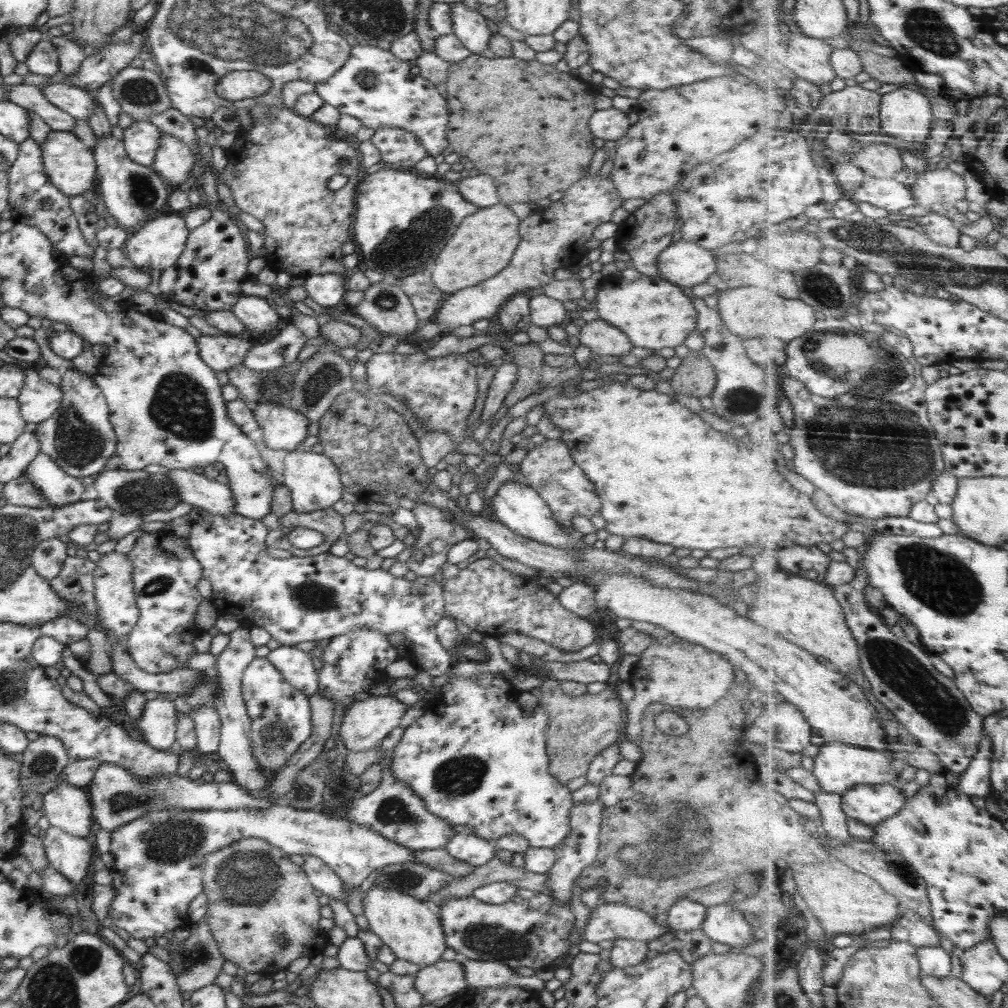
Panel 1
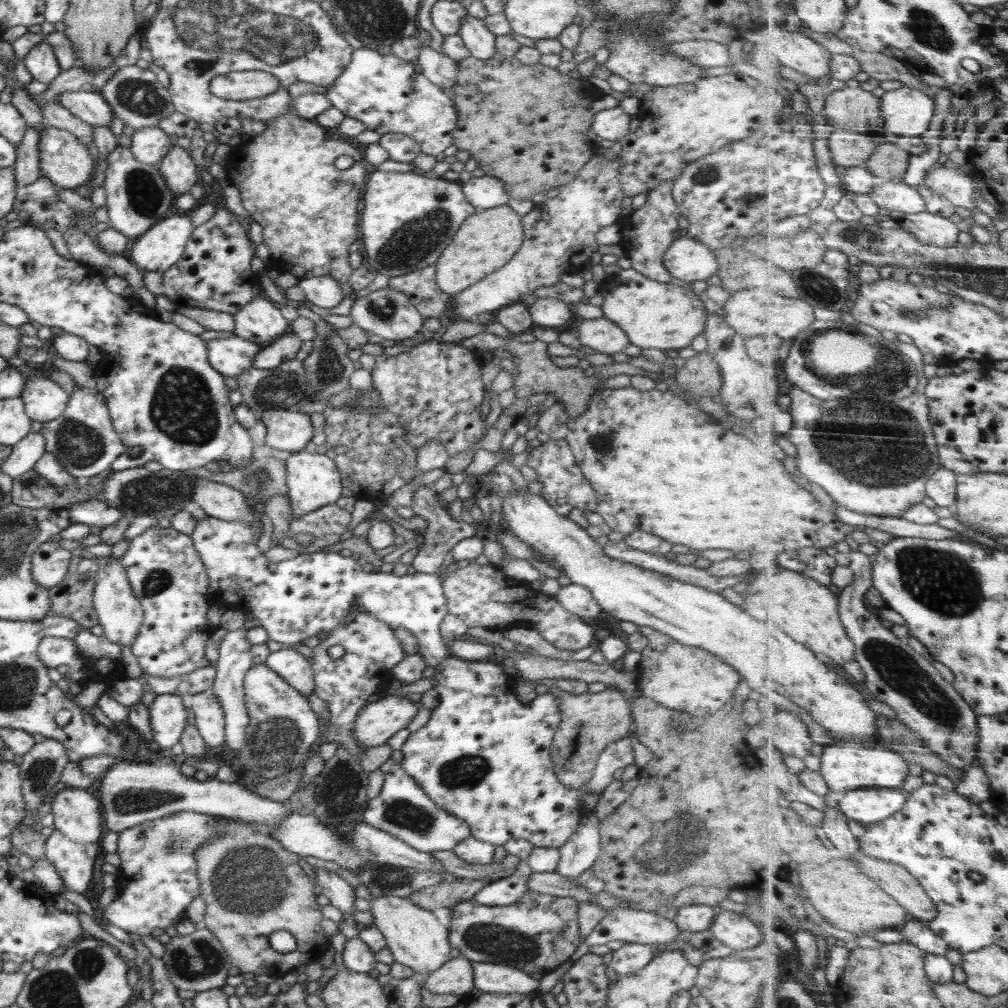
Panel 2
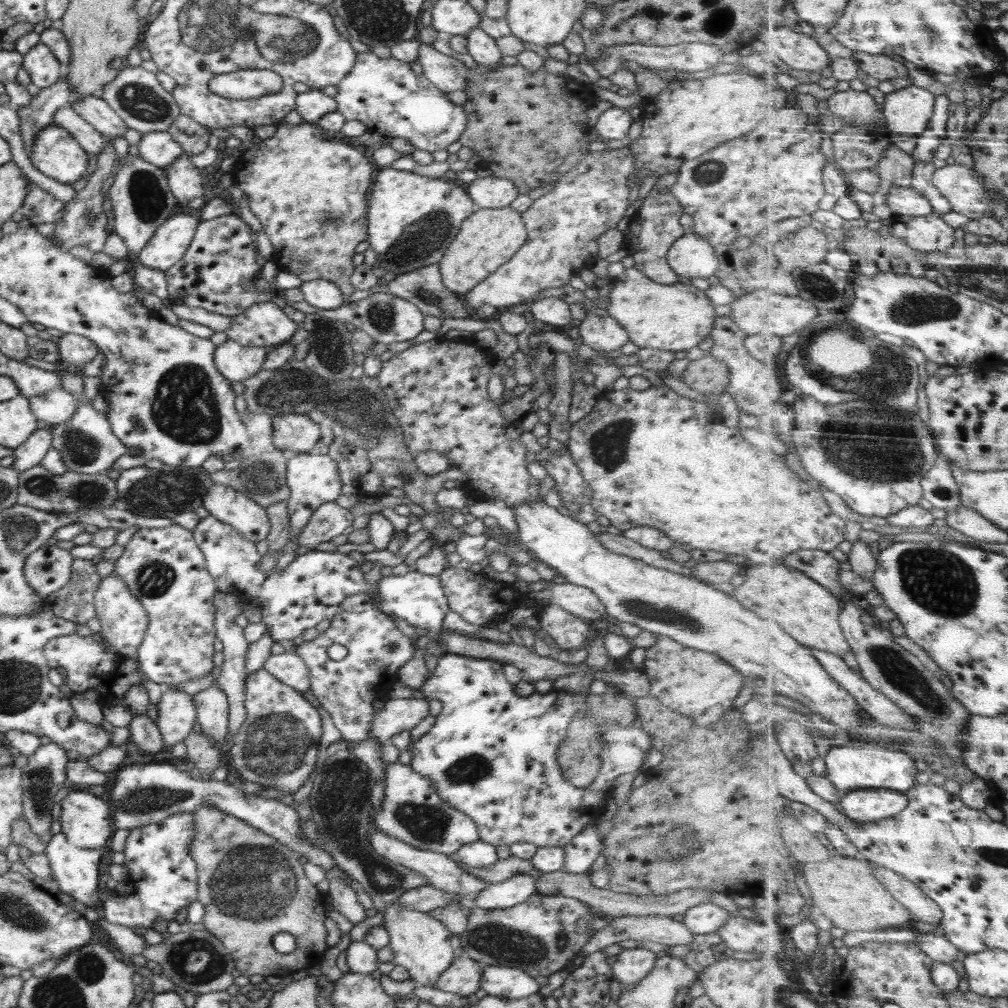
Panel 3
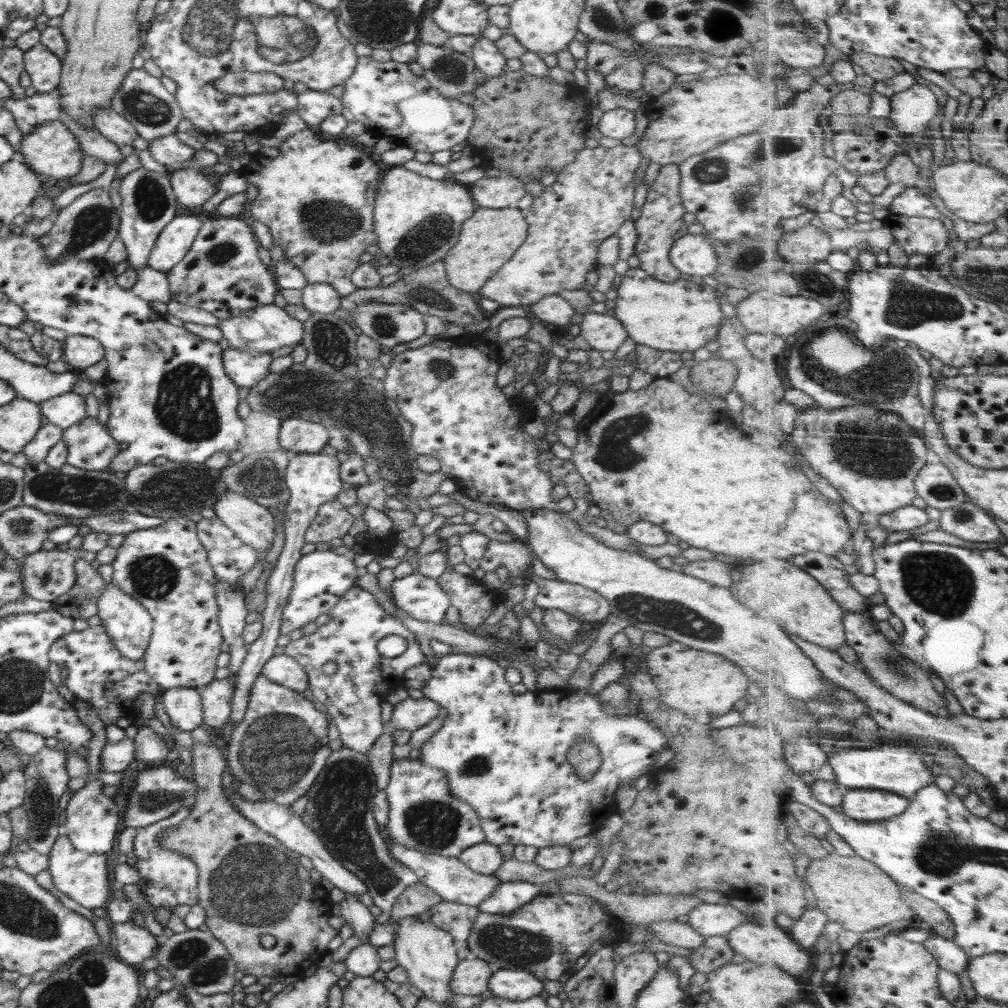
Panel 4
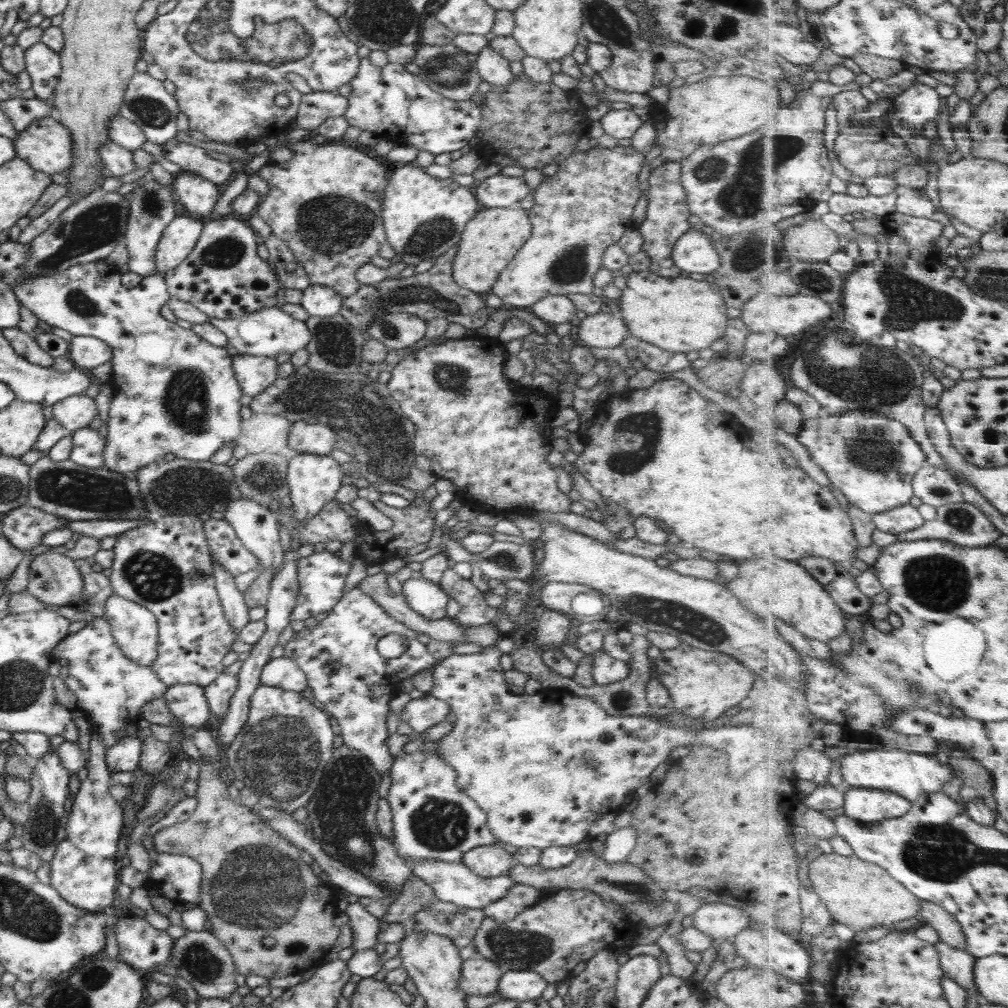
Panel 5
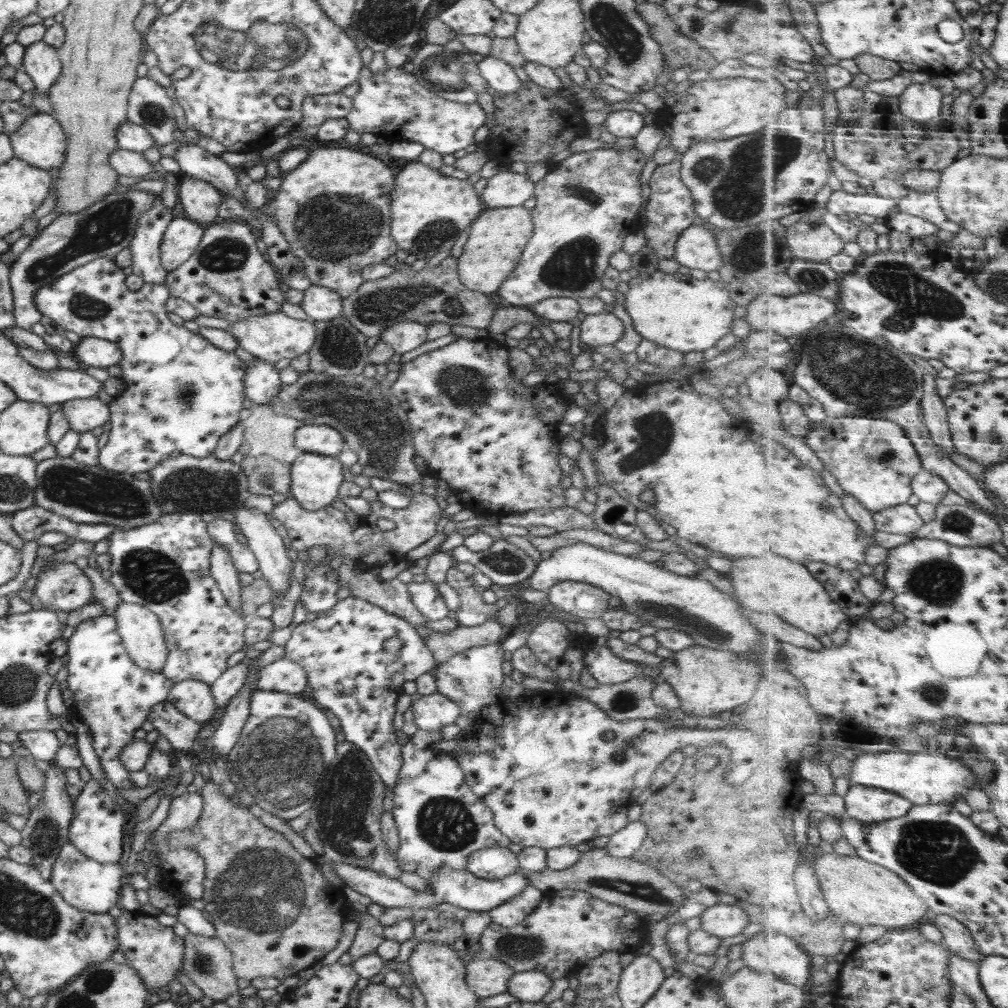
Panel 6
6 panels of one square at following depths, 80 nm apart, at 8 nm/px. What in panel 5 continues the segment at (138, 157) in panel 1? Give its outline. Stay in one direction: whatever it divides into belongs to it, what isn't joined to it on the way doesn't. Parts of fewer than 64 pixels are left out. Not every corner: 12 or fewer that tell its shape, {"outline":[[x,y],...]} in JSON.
{"outline":[[175,138],[162,144],[163,157],[182,171],[216,186],[237,171],[226,158]]}

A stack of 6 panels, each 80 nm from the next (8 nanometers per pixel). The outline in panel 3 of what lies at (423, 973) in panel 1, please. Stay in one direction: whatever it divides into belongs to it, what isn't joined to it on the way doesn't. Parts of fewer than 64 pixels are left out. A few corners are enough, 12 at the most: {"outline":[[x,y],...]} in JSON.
{"outline":[[455,958],[435,988],[474,999],[484,966]]}

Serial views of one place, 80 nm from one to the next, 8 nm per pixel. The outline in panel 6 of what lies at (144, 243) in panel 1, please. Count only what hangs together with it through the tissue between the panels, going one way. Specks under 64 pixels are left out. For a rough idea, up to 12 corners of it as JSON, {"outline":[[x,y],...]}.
{"outline":[[173,218],[162,238],[161,265],[169,272],[191,257],[204,226]]}

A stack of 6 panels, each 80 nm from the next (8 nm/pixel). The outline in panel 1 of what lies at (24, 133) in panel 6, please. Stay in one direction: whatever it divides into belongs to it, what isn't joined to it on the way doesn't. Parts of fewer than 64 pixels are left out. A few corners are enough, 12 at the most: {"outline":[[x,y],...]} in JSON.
{"outline":[[73,132],[41,143],[48,181],[69,198],[92,190],[93,150]]}

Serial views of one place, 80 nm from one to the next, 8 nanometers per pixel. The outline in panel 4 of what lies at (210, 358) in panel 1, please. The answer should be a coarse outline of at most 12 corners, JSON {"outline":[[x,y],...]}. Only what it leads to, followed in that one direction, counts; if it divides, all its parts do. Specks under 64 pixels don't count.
{"outline":[[222,351],[228,378],[249,389],[271,373],[271,354]]}

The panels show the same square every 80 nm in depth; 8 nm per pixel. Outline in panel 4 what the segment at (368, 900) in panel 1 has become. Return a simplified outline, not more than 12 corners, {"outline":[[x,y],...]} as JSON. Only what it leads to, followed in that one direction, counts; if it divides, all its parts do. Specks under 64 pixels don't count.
{"outline":[[398,920],[395,961],[432,1002],[446,1003],[458,964],[453,936]]}

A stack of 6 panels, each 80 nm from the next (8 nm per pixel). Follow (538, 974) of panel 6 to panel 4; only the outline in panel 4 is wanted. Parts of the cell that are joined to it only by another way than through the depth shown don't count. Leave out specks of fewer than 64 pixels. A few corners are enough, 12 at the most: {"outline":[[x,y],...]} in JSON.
{"outline":[[500,969],[489,995],[523,1001],[543,991],[525,970]]}

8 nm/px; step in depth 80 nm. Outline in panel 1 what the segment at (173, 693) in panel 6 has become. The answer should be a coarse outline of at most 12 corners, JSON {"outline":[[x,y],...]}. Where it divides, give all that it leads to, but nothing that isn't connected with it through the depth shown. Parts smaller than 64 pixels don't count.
{"outline":[[169,699],[144,704],[134,727],[161,751],[176,740],[178,712]]}

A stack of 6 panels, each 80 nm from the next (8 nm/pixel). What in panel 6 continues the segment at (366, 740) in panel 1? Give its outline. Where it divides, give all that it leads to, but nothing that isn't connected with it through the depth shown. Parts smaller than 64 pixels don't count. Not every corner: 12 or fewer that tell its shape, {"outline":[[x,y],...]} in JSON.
{"outline":[[440,693],[412,703],[420,730],[454,724],[462,709]]}

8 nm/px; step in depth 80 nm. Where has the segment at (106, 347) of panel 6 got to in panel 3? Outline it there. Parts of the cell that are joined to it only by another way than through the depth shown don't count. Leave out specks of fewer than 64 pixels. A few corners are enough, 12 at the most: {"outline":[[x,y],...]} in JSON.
{"outline":[[63,333],[55,339],[64,362],[82,368],[98,352],[89,338]]}

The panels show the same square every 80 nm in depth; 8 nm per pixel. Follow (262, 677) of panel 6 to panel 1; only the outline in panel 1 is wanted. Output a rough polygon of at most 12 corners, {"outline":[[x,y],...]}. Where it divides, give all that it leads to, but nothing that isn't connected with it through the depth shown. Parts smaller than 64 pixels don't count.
{"outline":[[280,646],[266,660],[306,696],[318,692],[308,653]]}

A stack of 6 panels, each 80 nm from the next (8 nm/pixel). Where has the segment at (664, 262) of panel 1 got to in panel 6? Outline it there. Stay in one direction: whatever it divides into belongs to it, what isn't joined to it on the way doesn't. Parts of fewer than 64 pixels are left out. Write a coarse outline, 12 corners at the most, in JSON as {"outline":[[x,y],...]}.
{"outline":[[690,226],[675,246],[680,265],[696,270],[722,266],[716,233]]}

